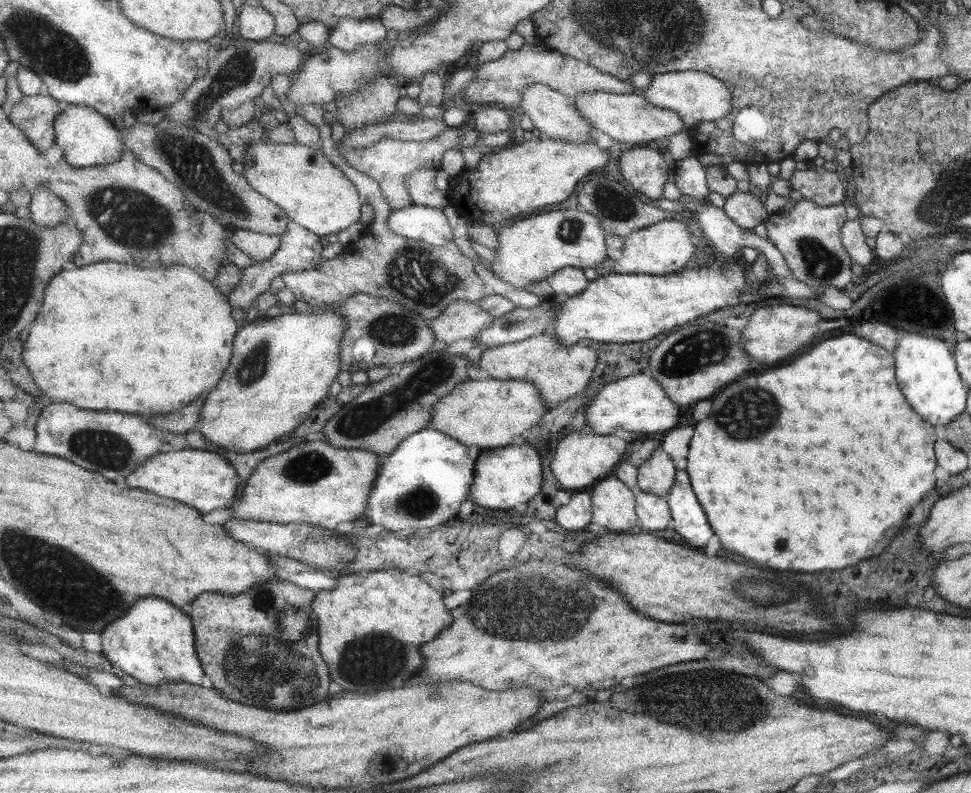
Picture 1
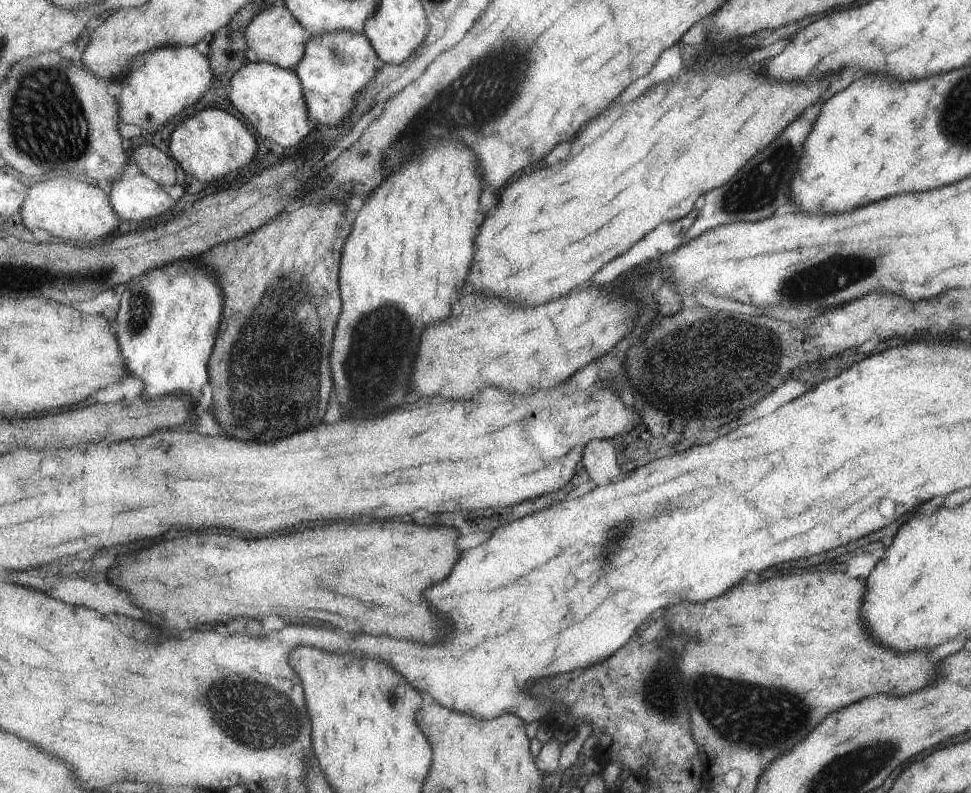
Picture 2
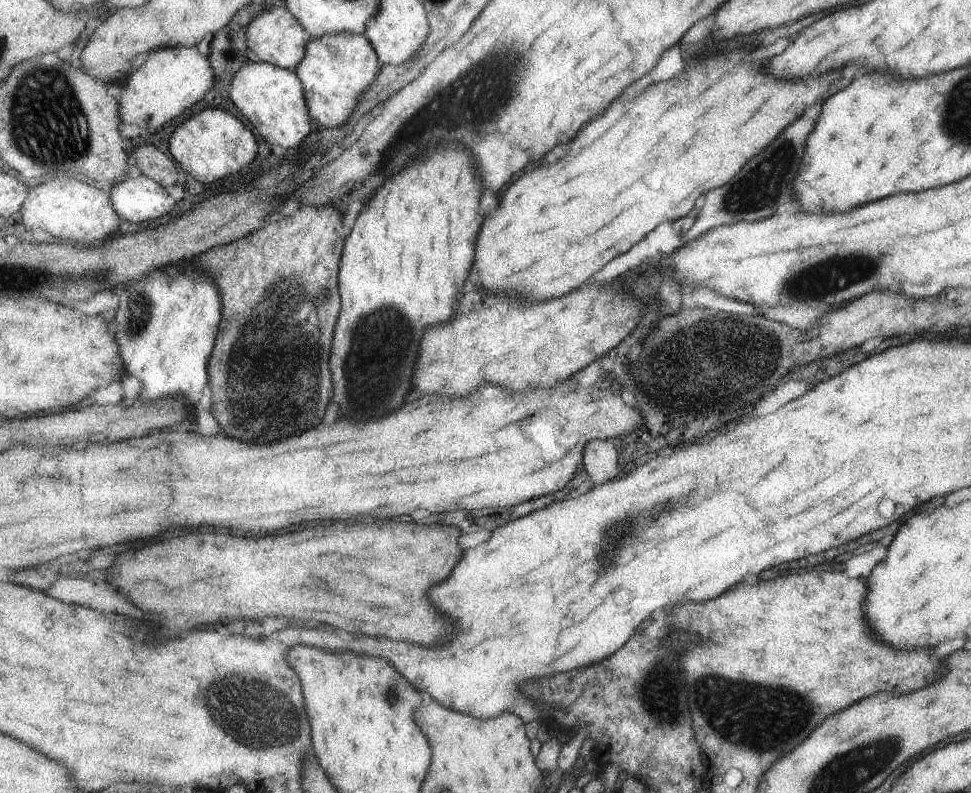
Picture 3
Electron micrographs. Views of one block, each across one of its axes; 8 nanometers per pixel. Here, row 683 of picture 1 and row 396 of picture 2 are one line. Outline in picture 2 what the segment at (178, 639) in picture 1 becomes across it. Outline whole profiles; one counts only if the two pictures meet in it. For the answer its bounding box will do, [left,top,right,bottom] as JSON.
[113,262,223,410]

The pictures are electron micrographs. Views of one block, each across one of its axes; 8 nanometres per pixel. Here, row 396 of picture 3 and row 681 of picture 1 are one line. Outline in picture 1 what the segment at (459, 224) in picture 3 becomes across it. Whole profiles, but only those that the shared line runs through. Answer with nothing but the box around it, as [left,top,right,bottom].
[315,568,453,692]

